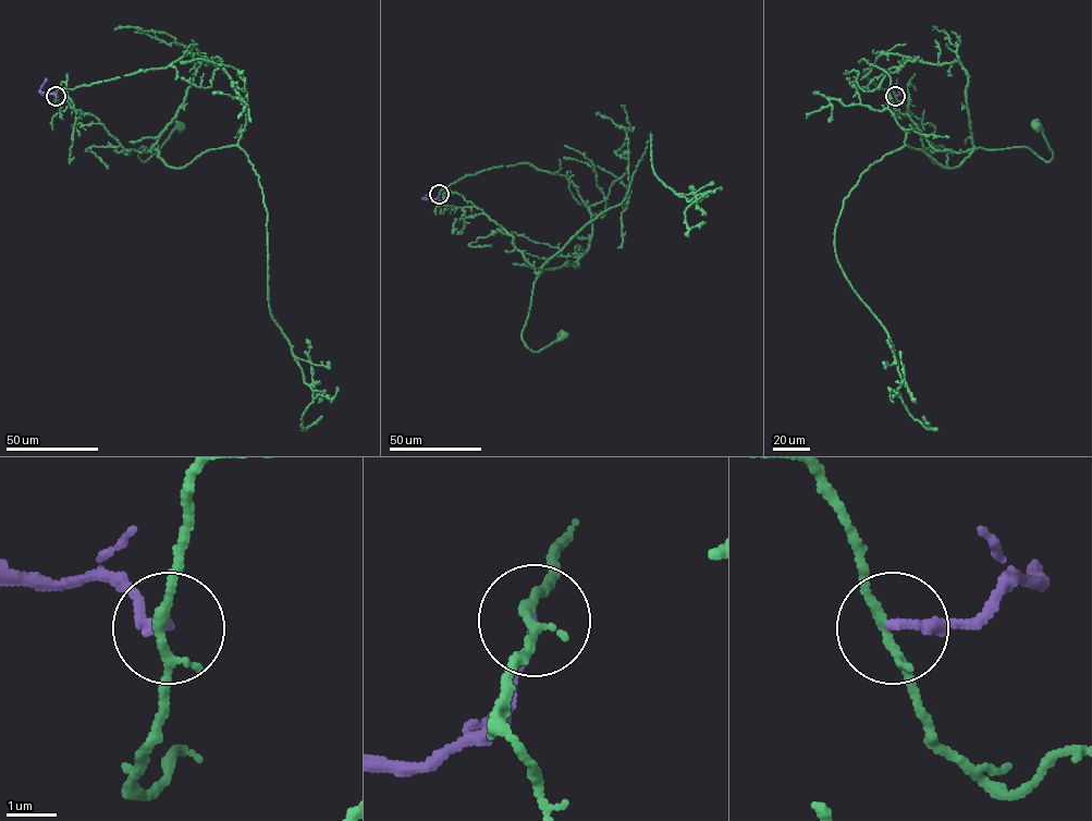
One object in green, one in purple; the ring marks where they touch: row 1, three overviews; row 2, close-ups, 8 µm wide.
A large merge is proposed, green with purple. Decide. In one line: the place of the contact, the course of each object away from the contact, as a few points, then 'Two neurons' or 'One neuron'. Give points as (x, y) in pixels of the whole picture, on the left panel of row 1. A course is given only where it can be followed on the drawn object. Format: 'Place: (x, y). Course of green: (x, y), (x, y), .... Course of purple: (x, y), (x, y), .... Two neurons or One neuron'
Place: (56, 96). Course of green: (56, 96), (196, 53), (208, 64), (195, 64), (176, 115), (155, 148), (140, 148), (143, 162), (180, 126). Course of purple: (56, 96), (40, 92), (45, 78). Two neurons

